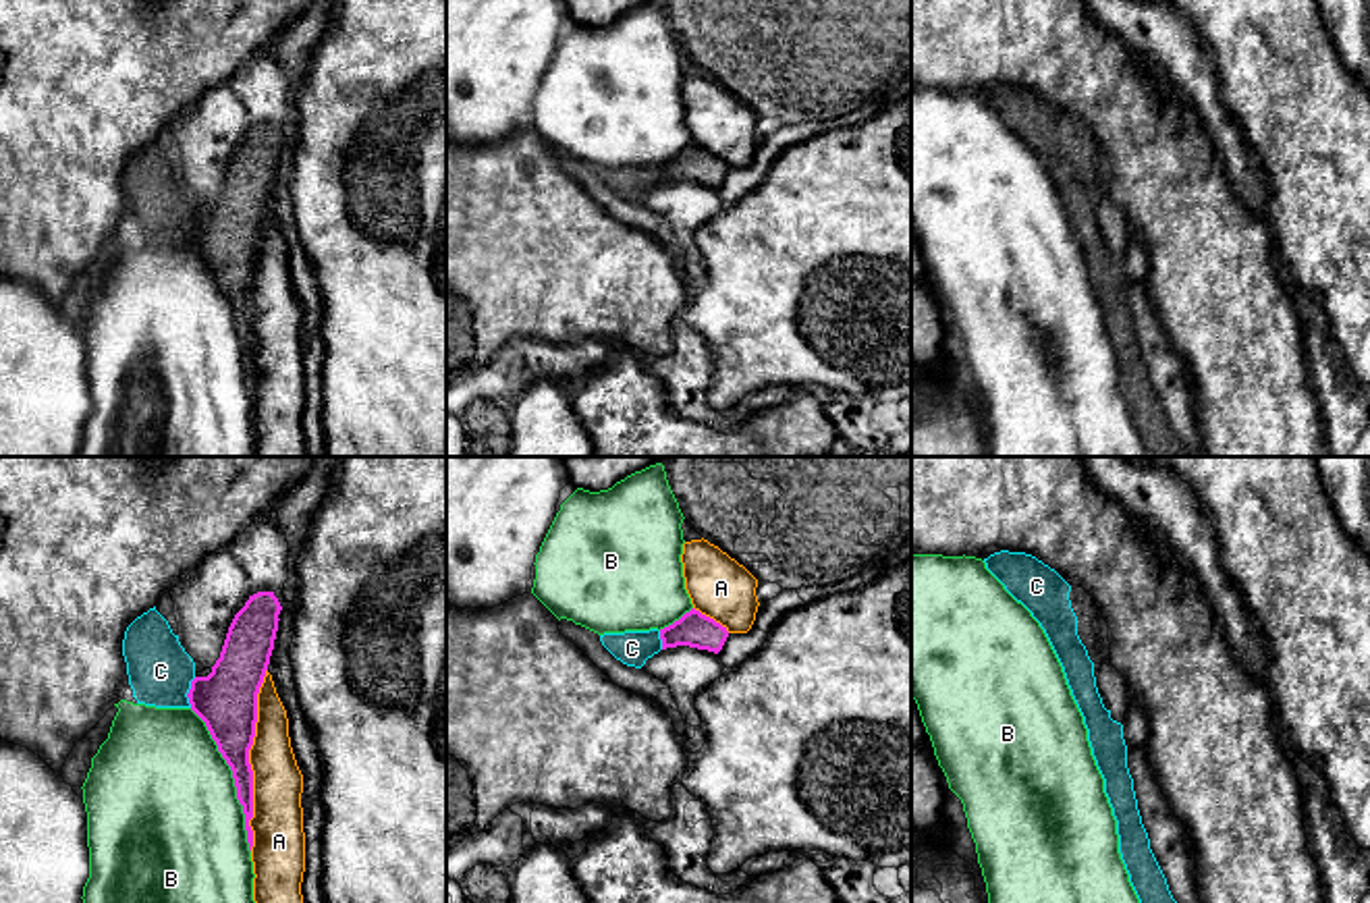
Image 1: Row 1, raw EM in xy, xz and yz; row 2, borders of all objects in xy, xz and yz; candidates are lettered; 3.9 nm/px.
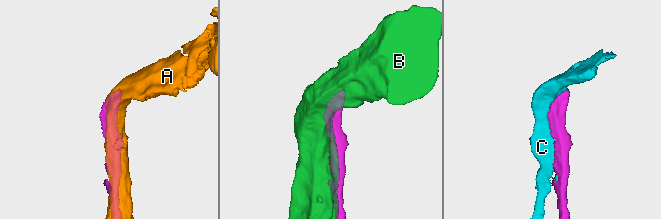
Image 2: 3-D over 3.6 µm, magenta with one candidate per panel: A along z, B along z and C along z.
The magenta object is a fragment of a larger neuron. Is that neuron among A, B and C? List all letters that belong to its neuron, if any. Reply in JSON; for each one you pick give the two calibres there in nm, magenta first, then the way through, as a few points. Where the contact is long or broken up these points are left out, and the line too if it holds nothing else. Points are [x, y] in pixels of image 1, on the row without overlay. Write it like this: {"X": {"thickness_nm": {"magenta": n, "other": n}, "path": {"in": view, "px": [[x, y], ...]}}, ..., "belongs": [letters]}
{"C": {"thickness_nm": {"magenta": 240, "other": 240}}, "belongs": ["C"]}

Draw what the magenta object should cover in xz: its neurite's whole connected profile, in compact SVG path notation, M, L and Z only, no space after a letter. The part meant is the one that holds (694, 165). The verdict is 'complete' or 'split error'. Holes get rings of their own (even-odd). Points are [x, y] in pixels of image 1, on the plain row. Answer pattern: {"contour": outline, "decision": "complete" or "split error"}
{"contour": "M691 143L664 164L600 170L602 181L623 199L641 203L666 183L689 181L718 189L729 172L727 162Z", "decision": "split error"}

